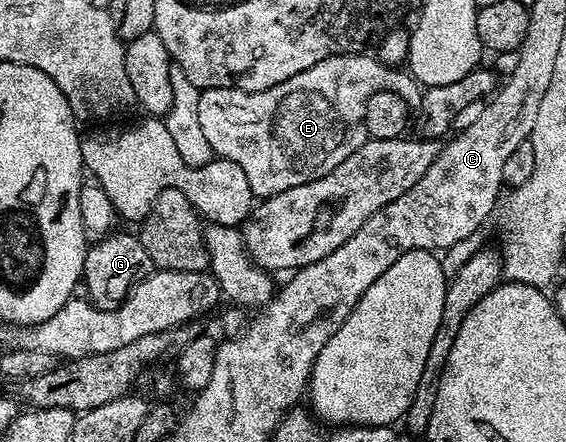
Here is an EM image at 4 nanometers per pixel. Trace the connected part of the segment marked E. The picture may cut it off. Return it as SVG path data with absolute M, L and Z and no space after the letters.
M324 58L320 62L316 62L312 67L287 78L286 81L271 86L270 89L262 91L244 91L236 87L205 88L200 93L198 99L198 120L204 136L206 136L208 143L210 143L213 154L219 158L234 161L236 165L241 165L243 173L246 174L246 179L250 183L253 196L265 199L272 195L277 195L280 192L284 192L286 189L294 188L296 185L305 184L306 181L316 180L318 177L325 176L326 173L337 168L346 157L350 157L351 153L356 152L363 143L367 142L368 134L363 125L366 101L368 101L370 96L376 91L391 91L392 93L398 94L398 97L402 97L410 109L418 109L420 107L421 97L424 92L421 84L403 68L393 67L389 64L368 59L327 60Z

